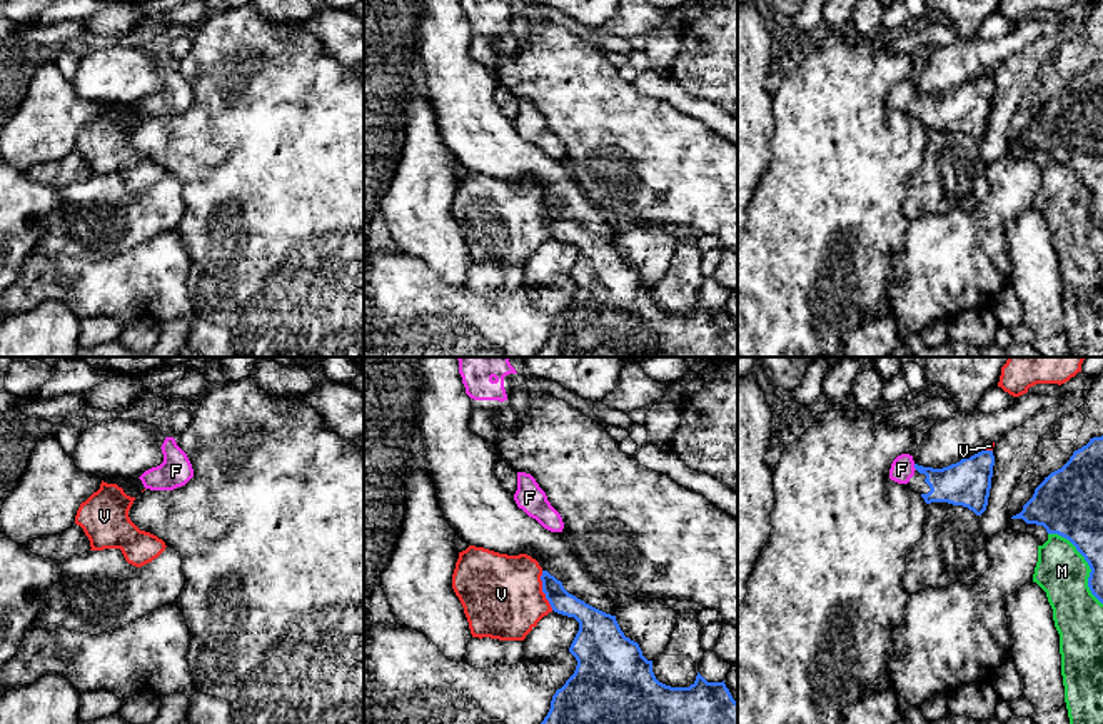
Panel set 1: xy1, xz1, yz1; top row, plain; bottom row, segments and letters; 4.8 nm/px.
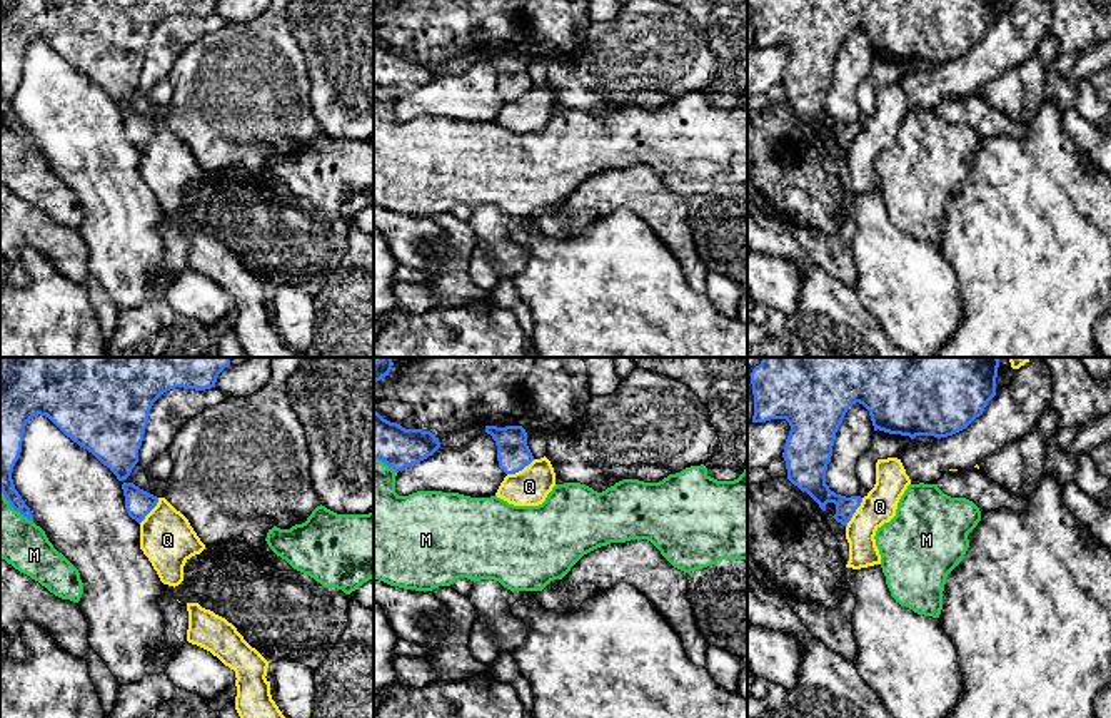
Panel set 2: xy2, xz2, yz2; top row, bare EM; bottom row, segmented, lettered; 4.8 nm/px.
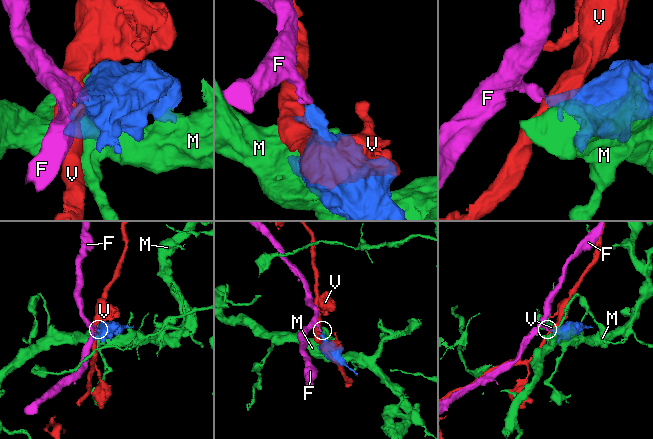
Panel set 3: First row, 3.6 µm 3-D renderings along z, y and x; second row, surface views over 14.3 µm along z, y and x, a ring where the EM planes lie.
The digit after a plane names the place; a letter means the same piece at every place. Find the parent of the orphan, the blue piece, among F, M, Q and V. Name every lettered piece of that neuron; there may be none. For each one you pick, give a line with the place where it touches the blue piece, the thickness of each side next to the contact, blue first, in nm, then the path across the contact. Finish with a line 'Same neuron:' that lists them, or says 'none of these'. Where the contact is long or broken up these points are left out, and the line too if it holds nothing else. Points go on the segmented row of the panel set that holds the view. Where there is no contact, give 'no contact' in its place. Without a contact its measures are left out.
F: meets blue in yz1 at (915, 467); 200 nm thick on the blue side, 110 nm on the other; runs through yz1 (963, 484), (945, 484), (915, 467), (901, 469)
Same neuron: F

